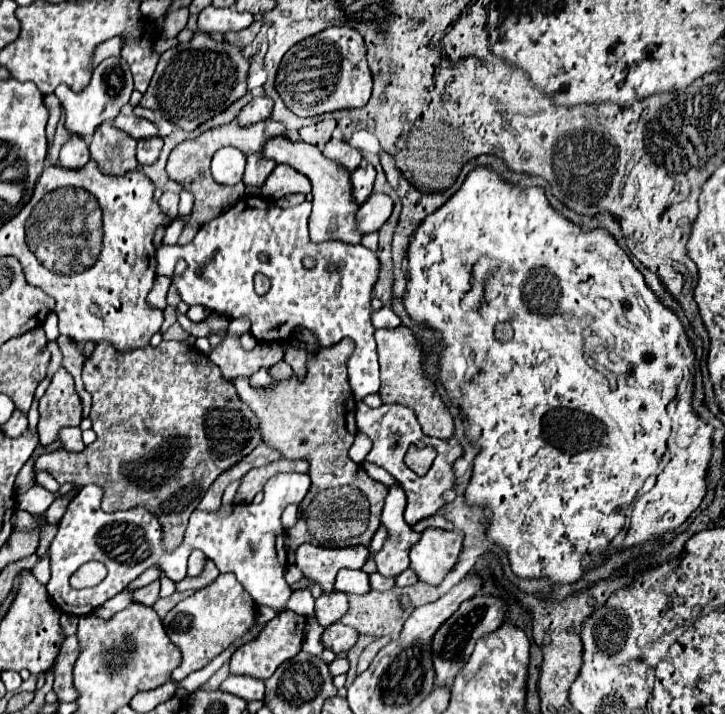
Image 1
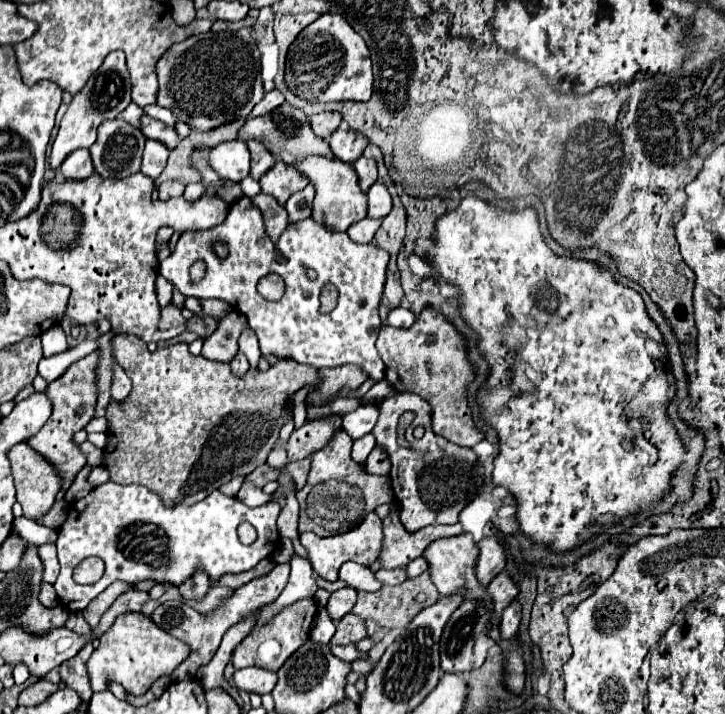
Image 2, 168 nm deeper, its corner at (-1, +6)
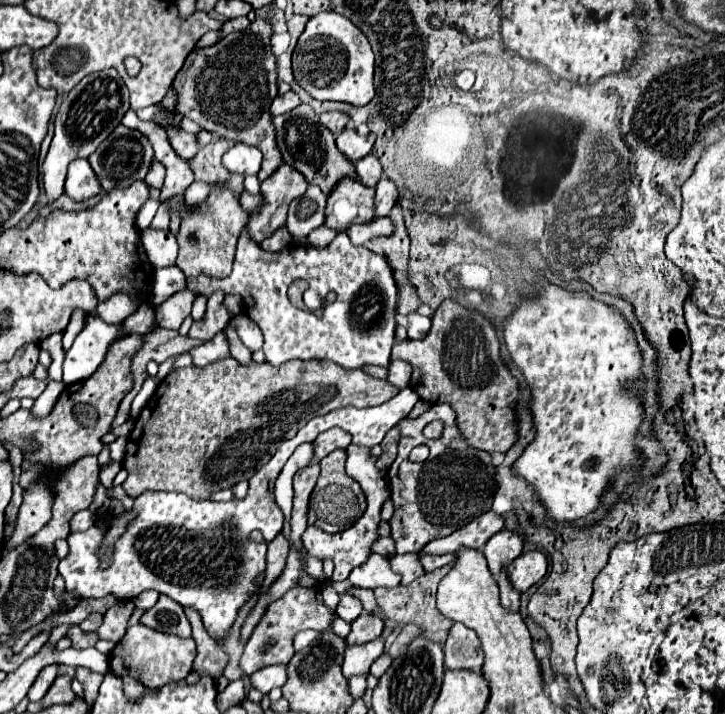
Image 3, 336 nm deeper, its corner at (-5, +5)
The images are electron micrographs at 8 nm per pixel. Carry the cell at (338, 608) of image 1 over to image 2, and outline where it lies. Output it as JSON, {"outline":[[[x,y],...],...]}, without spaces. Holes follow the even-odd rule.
{"outline":[[[343,587],[331,593],[325,609],[333,621],[339,621],[343,615],[347,615],[353,609],[355,601],[357,601],[357,591],[353,587]]]}

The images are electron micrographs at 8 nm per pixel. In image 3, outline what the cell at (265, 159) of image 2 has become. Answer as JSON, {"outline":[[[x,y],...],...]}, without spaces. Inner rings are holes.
{"outline":[[[255,18],[247,30],[233,32],[215,46],[193,50],[173,82],[183,116],[191,118],[207,132],[253,144],[263,152],[263,164],[257,174],[259,180],[269,178],[283,164],[269,112],[277,96],[277,64],[271,52],[271,34],[269,20]]]}

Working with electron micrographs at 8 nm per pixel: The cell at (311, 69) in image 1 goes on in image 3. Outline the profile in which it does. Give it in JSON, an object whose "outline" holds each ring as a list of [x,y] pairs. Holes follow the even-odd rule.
{"outline":[[[319,12],[309,18],[305,32],[299,36],[297,48],[293,52],[293,74],[295,80],[315,98],[315,100],[337,100],[353,106],[365,106],[365,102],[375,96],[373,86],[373,52],[367,36],[337,12]]]}

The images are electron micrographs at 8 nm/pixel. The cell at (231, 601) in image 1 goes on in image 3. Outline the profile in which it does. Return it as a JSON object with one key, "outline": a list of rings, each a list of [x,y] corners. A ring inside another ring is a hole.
{"outline":[[[159,596],[157,604],[153,608],[149,608],[141,616],[139,622],[153,630],[175,634],[181,638],[191,636],[191,624],[183,612],[183,606],[179,606],[175,600],[171,600],[167,596]]]}

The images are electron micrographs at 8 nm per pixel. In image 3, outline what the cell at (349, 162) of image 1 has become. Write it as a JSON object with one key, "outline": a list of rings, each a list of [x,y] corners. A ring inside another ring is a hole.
{"outline":[[[345,128],[339,136],[337,136],[337,148],[351,160],[357,162],[363,156],[367,156],[373,150],[375,144],[375,134],[367,134],[367,136],[359,136],[355,130]]]}

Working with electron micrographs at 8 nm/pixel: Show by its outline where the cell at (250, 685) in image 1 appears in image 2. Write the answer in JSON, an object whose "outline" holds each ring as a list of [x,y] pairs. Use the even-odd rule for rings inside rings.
{"outline":[[[245,667],[245,669],[237,669],[233,673],[233,681],[237,689],[249,691],[249,693],[271,693],[275,683],[277,683],[277,675],[259,667]]]}

